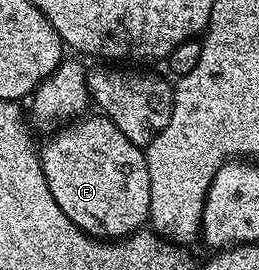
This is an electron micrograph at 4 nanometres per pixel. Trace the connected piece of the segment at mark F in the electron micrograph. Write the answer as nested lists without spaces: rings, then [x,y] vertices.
[[[102,114],[82,115],[64,126],[45,145],[40,145],[39,159],[41,169],[47,178],[47,186],[51,190],[51,198],[59,202],[59,210],[79,226],[88,236],[96,236],[99,240],[120,240],[132,232],[144,229],[149,219],[151,206],[151,178],[147,174],[147,162],[143,148],[131,142],[122,130]]]

